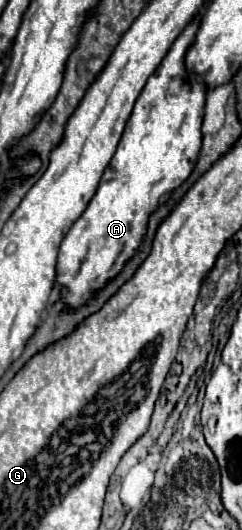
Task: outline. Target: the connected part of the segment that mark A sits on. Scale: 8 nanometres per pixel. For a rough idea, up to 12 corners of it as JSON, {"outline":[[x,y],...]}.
{"outline":[[194,17],[60,245],[70,309],[122,271],[202,145]]}

